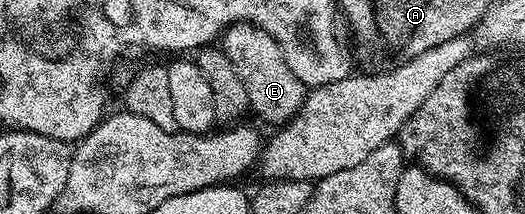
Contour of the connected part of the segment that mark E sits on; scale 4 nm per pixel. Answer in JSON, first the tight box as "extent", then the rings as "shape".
{"extent":[220,21,308,127],"shape":[[[247,21],[232,24],[223,33],[220,47],[230,58],[232,67],[236,67],[236,75],[240,75],[244,91],[248,91],[253,112],[271,121],[274,127],[285,125],[298,114],[298,108],[306,101],[308,86],[292,73],[279,44],[266,31]]]}

